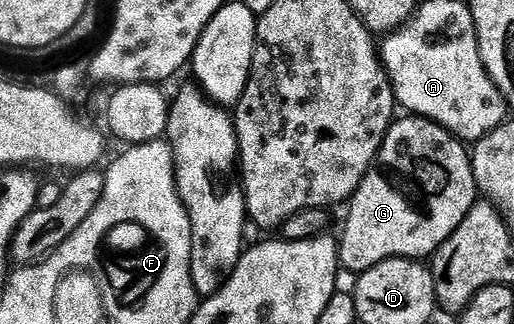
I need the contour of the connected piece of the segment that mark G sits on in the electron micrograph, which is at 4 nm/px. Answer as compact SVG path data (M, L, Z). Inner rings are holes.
M402 115L386 132L377 159L377 164L382 165L382 173L377 173L377 168L371 167L348 202L350 210L346 213L346 226L338 241L341 268L361 275L389 257L429 258L430 241L426 241L426 245L406 245L406 233L414 237L414 233L418 233L414 225L418 225L418 221L426 221L426 229L422 229L426 237L438 237L438 233L447 233L450 237L452 231L464 223L464 215L468 215L468 210L462 201L466 201L470 193L479 196L477 185L470 189L470 176L474 174L474 169L472 166L466 169L470 153L462 157L462 153L458 153L458 149L454 149L454 145L450 145L442 133L438 133L438 137L430 133L430 137L422 141L422 157L426 157L426 169L430 169L430 165L434 165L434 169L430 169L430 177L426 177L430 185L426 185L426 201L422 201L422 213L406 217L410 201L406 201L406 189L402 189L402 185L406 185L406 181L402 181L402 177L406 177L406 153L402 153L402 145L406 145L406 141L402 141L402 125L426 125L428 121L426 117Z

